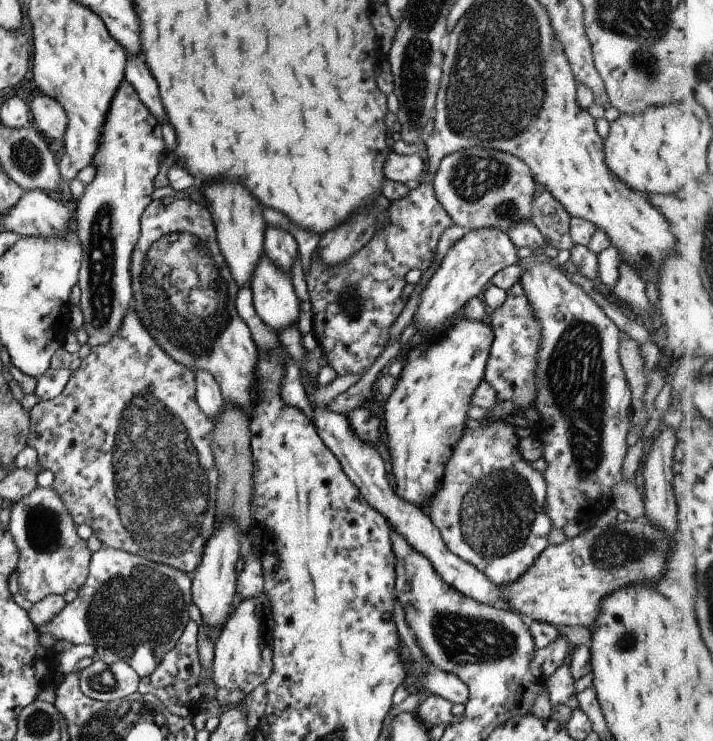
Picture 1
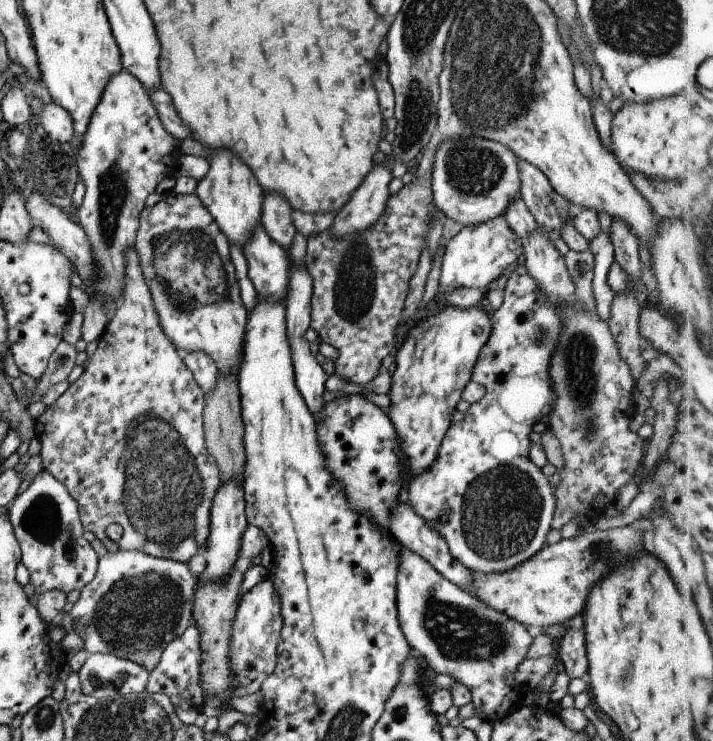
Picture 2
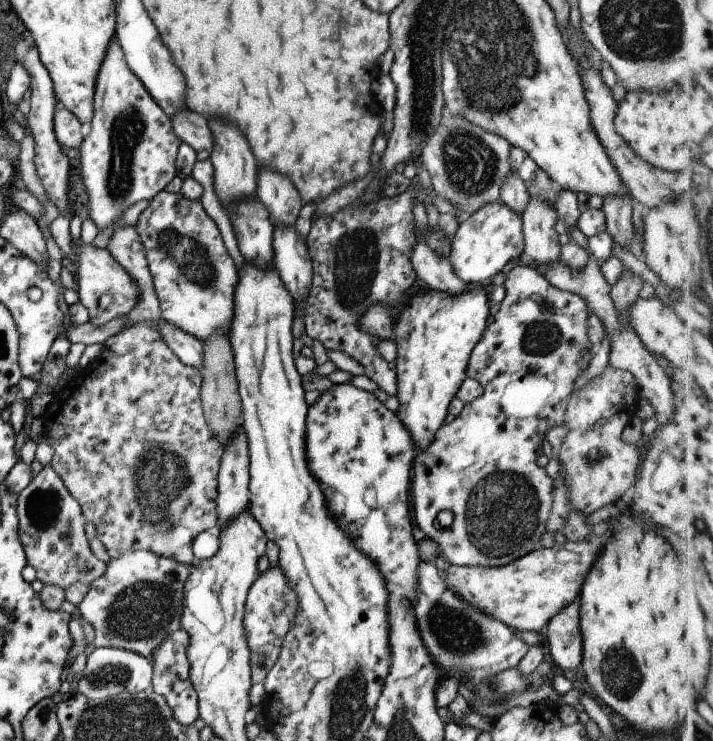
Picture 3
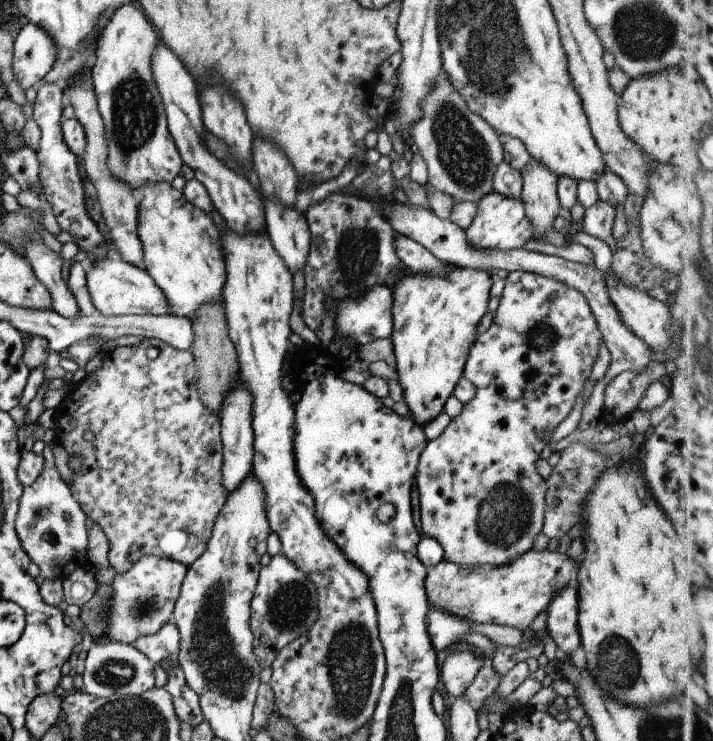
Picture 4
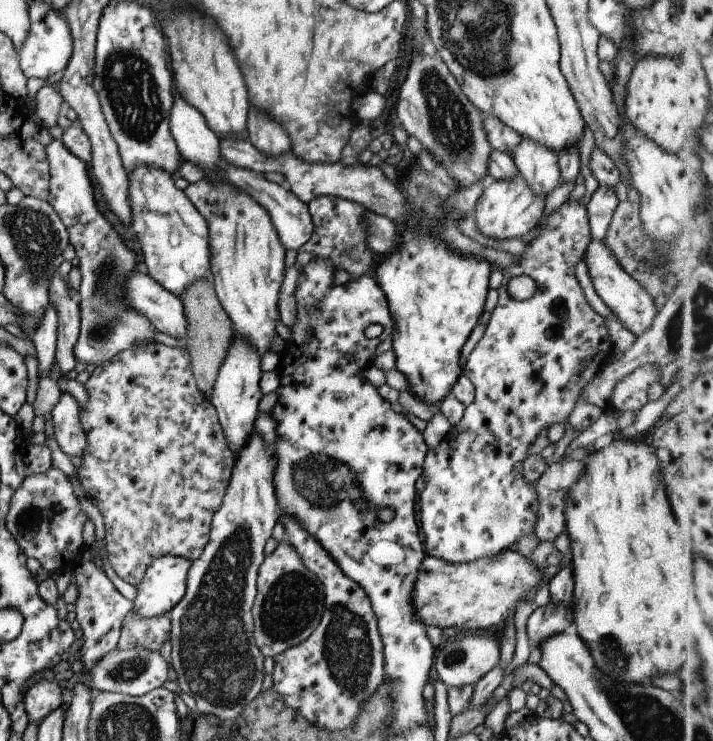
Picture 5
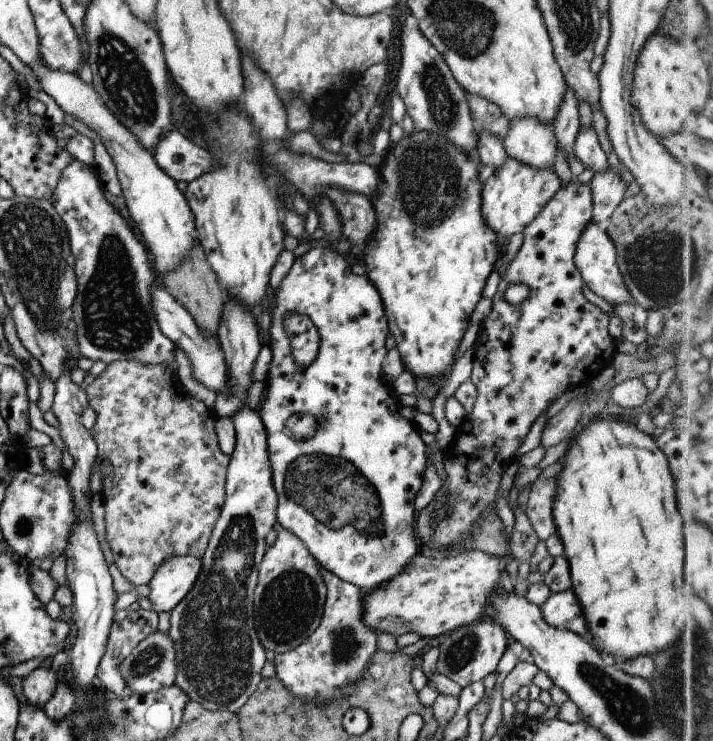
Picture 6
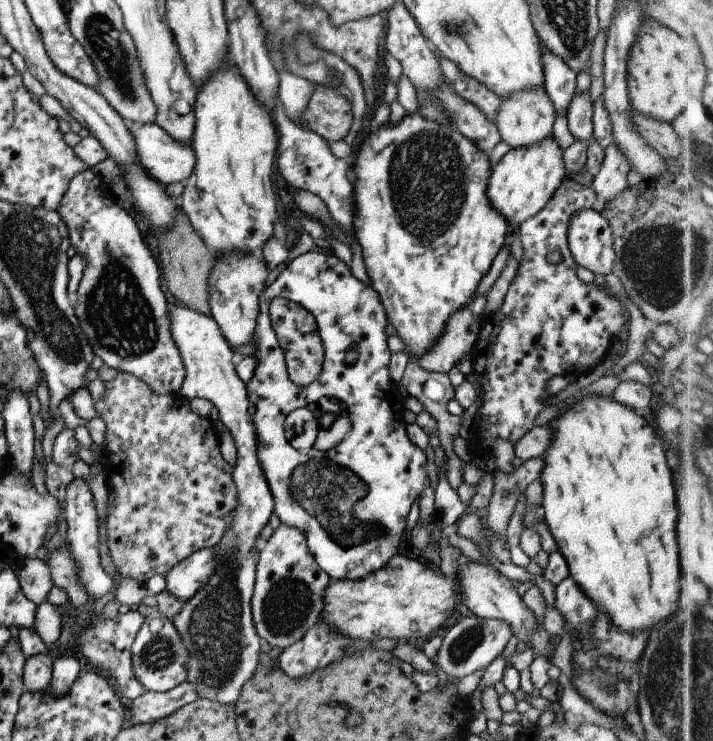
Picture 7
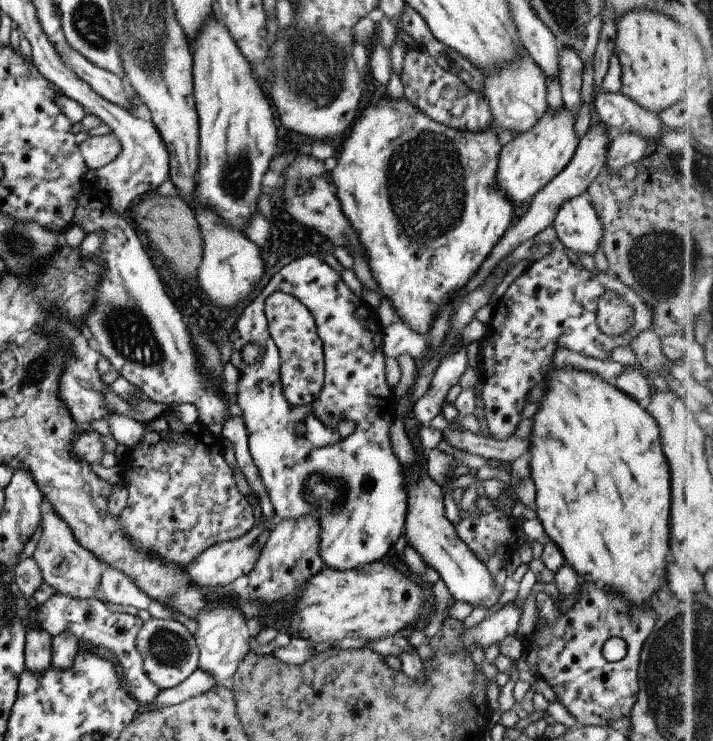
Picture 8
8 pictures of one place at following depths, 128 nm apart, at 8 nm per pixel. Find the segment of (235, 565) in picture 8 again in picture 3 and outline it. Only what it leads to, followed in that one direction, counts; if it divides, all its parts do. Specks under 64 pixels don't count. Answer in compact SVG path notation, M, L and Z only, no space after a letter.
M150 551L129 552L120 558L110 559L106 565L106 574L91 582L88 594L76 607L81 617L94 628L92 644L96 647L132 650L152 662L152 650L158 648L158 644L164 642L170 632L181 628L184 584L188 580L189 572L190 568L180 564L180 561L164 558Z

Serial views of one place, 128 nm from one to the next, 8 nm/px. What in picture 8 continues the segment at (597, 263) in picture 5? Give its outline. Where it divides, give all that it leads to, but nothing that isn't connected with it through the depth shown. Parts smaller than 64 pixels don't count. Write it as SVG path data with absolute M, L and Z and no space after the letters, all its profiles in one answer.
M584 194L564 201L552 225L565 248L594 256L601 249L604 237L600 217L597 204Z

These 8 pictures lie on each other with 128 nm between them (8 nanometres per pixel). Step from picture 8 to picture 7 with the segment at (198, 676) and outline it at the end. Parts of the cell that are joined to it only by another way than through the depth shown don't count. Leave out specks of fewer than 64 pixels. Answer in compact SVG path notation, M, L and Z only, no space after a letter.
M188 681L166 692L145 691L140 698L133 700L129 707L129 724L150 724L156 720L162 720L164 716L170 716L178 708L190 704L198 699L196 688Z

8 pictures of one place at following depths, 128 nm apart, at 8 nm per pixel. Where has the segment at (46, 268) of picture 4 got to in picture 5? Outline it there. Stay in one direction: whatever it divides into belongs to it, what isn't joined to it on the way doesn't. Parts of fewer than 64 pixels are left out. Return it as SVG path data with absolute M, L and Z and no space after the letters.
M58 273L52 278L48 296L58 312L55 362L60 367L61 375L58 382L61 383L63 380L68 380L67 374L74 370L77 363L74 345L79 336L80 306L78 306L79 300L74 300L70 296L64 278Z

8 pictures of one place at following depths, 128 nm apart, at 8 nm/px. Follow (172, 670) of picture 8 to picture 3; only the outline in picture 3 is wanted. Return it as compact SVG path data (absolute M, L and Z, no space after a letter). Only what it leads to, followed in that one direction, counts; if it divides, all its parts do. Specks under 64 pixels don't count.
M97 647L87 656L82 678L78 681L78 689L86 698L97 701L116 697L123 692L131 694L142 692L151 686L152 679L152 662L146 660L146 656L132 650L124 650L124 648Z

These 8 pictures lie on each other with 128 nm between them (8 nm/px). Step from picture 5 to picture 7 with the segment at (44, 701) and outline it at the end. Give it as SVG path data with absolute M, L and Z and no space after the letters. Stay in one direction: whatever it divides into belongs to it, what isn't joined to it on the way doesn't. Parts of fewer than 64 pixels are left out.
M38 653L25 659L24 691L46 692L53 676L53 660L49 654Z

